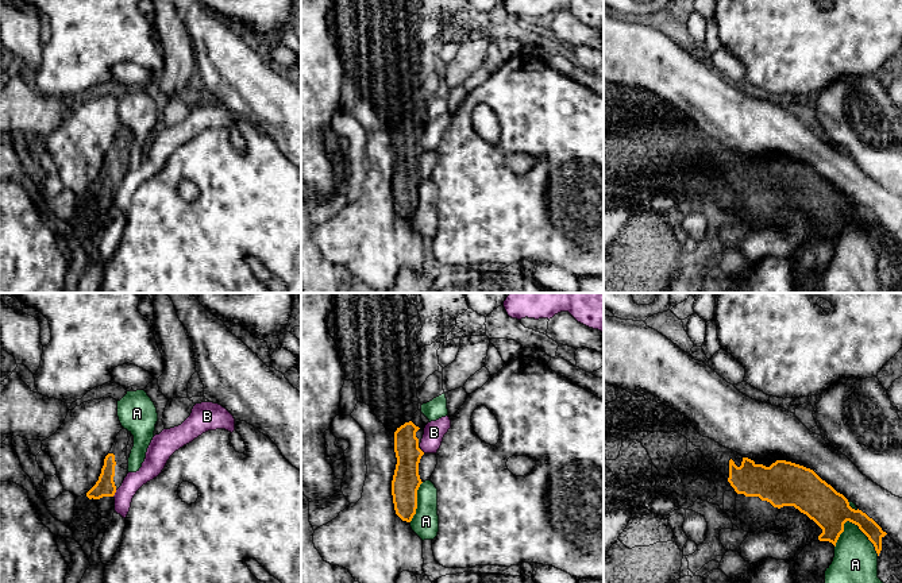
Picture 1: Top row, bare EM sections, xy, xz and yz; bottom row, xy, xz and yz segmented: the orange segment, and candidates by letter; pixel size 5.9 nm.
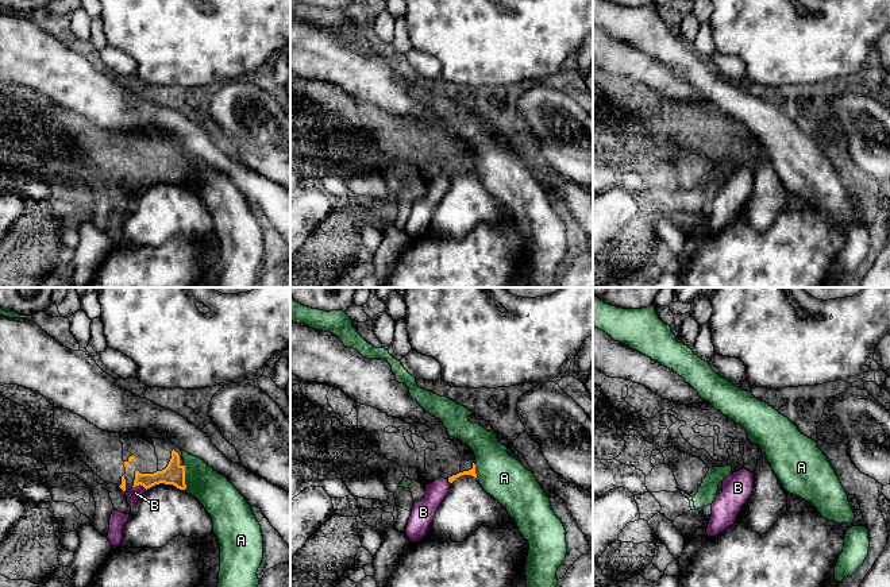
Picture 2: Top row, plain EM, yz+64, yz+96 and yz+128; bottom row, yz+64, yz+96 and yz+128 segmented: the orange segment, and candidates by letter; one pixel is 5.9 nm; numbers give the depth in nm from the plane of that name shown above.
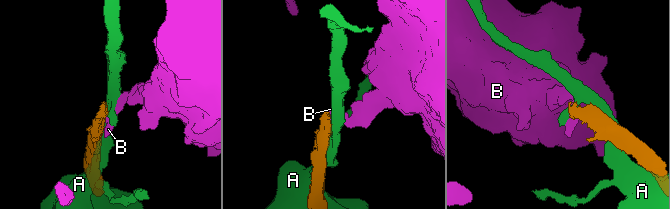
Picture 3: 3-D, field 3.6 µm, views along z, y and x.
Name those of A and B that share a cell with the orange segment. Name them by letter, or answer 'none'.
none

